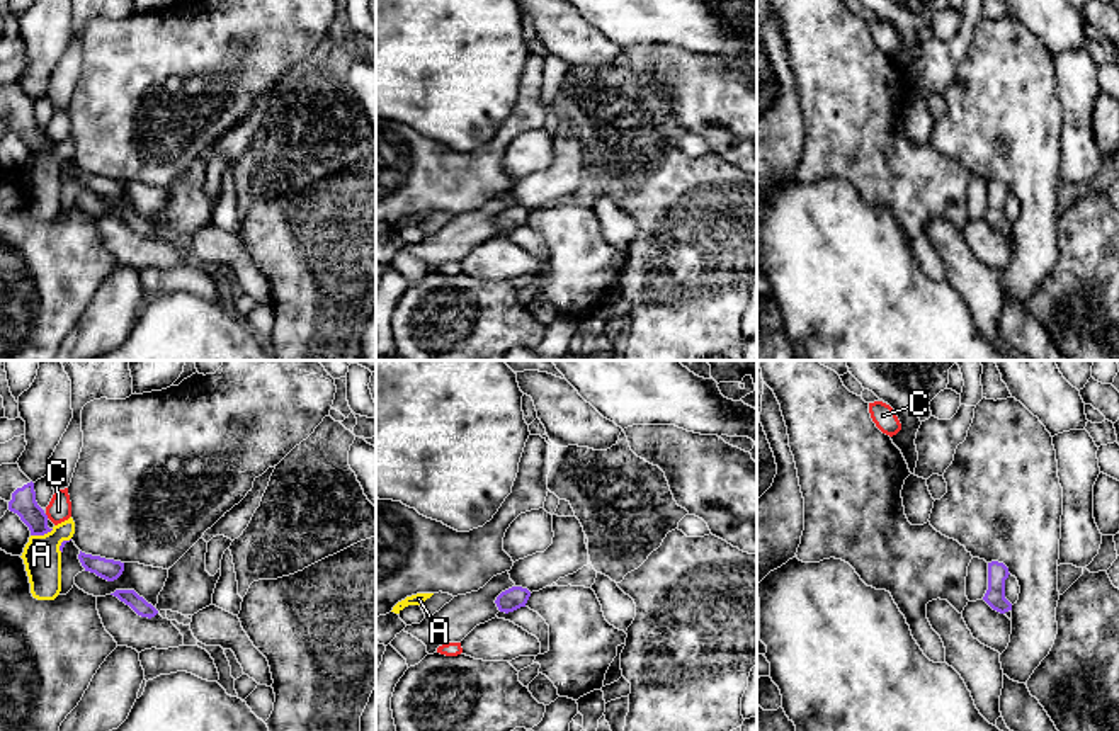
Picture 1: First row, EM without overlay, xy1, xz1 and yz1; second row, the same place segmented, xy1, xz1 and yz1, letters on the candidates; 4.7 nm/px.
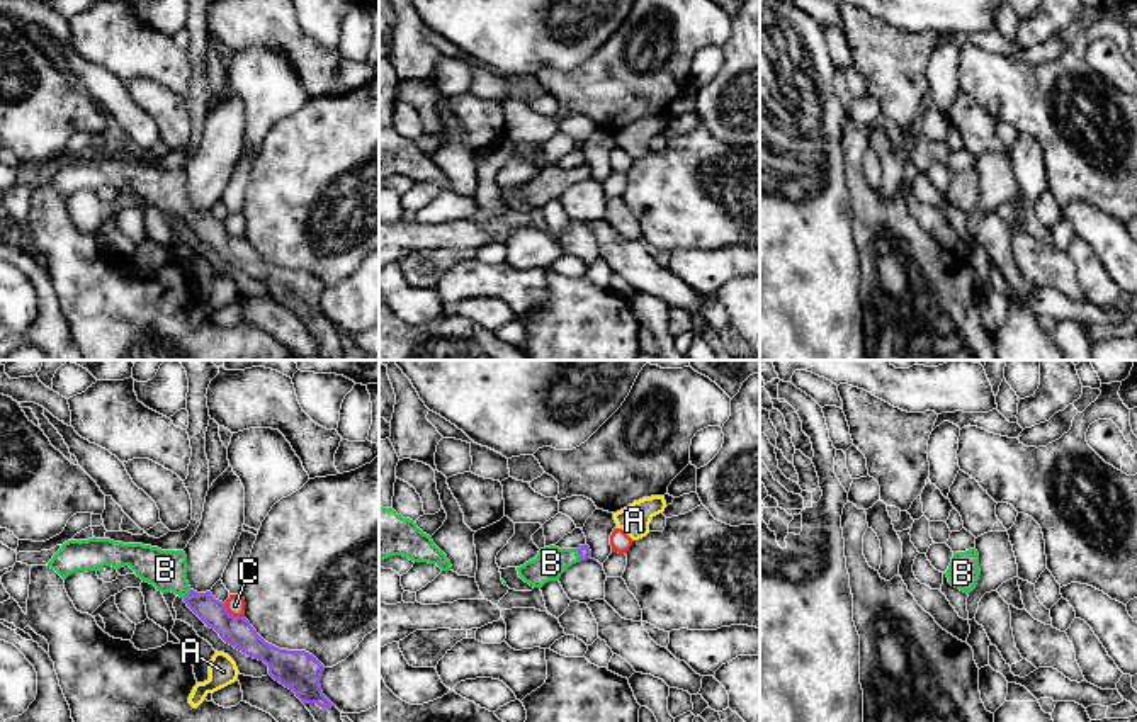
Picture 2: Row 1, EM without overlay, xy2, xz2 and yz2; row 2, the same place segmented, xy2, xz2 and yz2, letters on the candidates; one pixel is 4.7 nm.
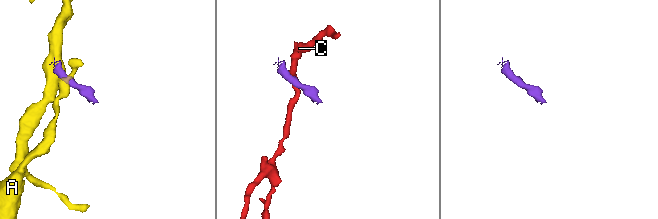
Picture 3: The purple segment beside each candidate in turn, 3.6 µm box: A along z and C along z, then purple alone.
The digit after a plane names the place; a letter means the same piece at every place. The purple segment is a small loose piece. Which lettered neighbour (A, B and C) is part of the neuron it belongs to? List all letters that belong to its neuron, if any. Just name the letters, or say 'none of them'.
B

